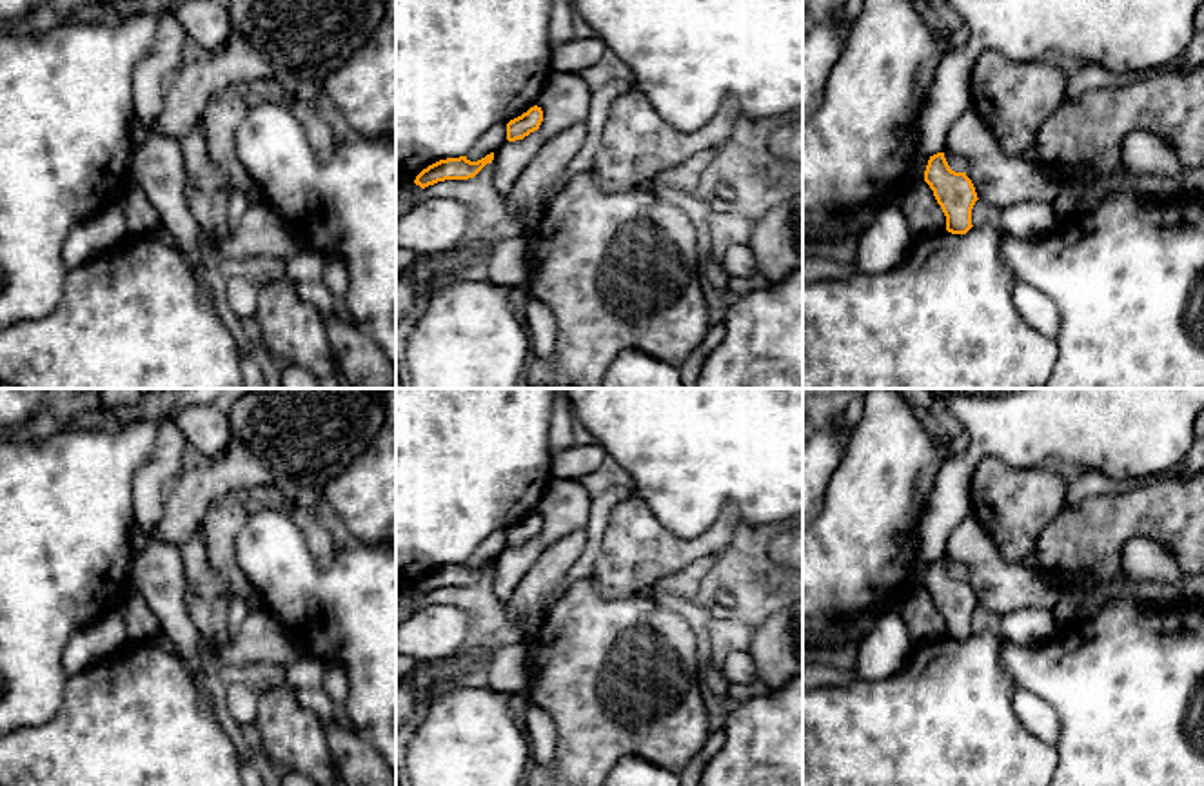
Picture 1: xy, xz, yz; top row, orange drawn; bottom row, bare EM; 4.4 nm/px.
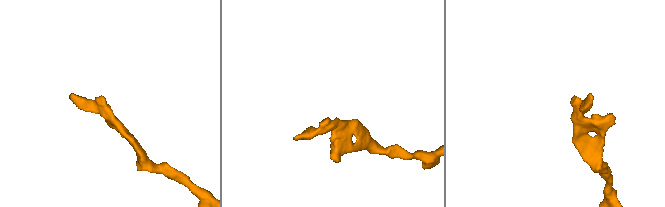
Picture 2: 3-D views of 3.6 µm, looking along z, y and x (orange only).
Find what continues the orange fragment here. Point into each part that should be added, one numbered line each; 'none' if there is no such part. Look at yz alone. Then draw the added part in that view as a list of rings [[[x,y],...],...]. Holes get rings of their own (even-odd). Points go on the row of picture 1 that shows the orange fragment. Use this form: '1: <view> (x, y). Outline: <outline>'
none

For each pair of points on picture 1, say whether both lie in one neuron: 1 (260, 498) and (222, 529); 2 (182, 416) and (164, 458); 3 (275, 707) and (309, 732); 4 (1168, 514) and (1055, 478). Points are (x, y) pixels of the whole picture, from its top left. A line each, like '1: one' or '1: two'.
1: one
2: two
3: one
4: two

